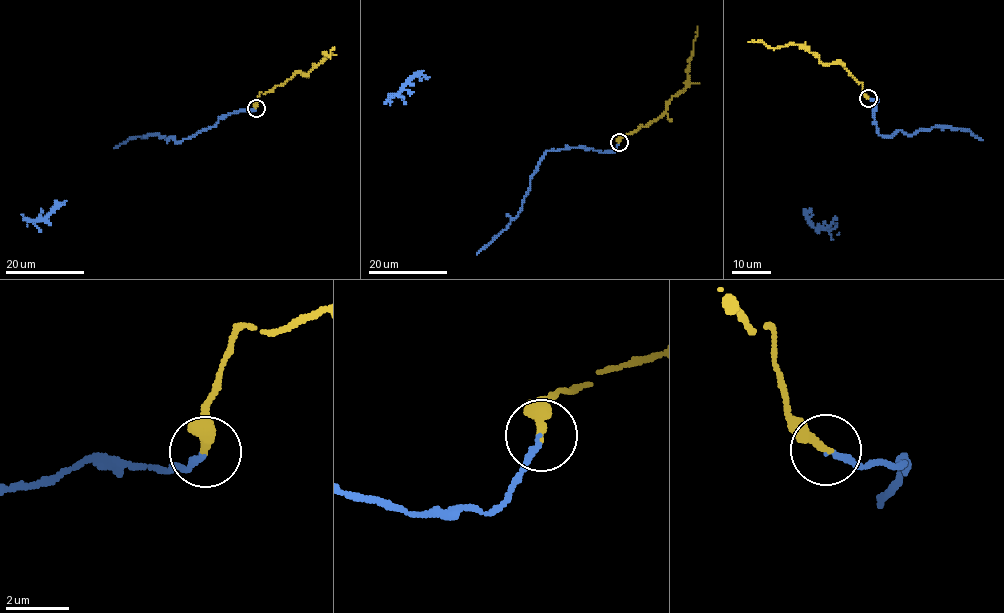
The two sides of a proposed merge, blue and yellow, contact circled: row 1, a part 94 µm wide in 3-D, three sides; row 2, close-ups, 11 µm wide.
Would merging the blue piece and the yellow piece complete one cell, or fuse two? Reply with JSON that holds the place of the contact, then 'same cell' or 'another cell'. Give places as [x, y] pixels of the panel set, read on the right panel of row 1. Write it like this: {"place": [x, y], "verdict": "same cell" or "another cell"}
{"place": [868, 98], "verdict": "same cell"}

